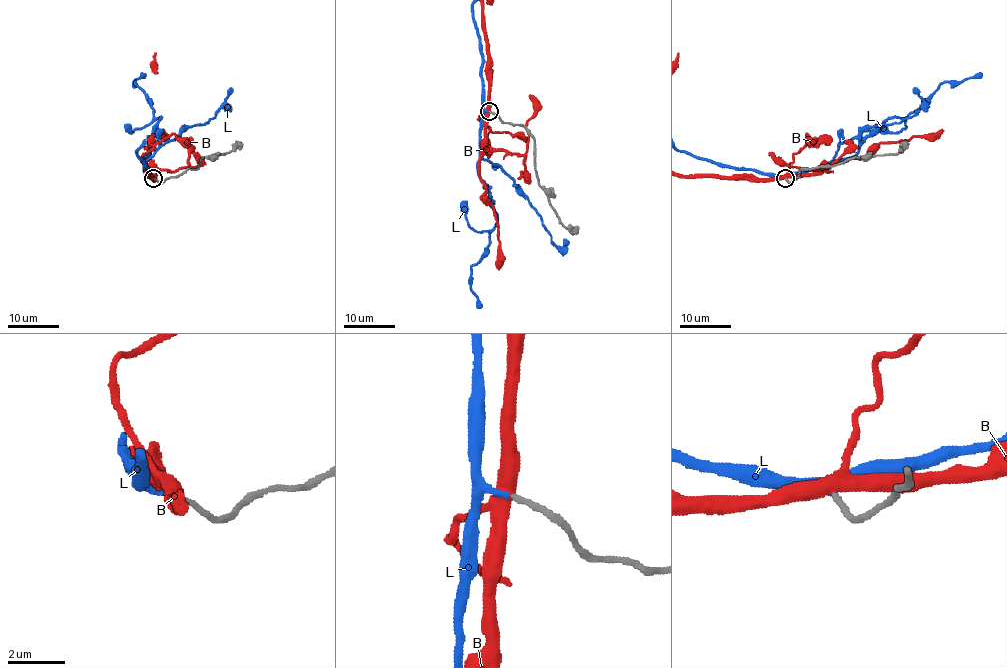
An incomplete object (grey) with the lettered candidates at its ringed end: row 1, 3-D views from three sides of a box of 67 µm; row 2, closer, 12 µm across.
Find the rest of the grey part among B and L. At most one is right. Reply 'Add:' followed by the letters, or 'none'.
Add: L

